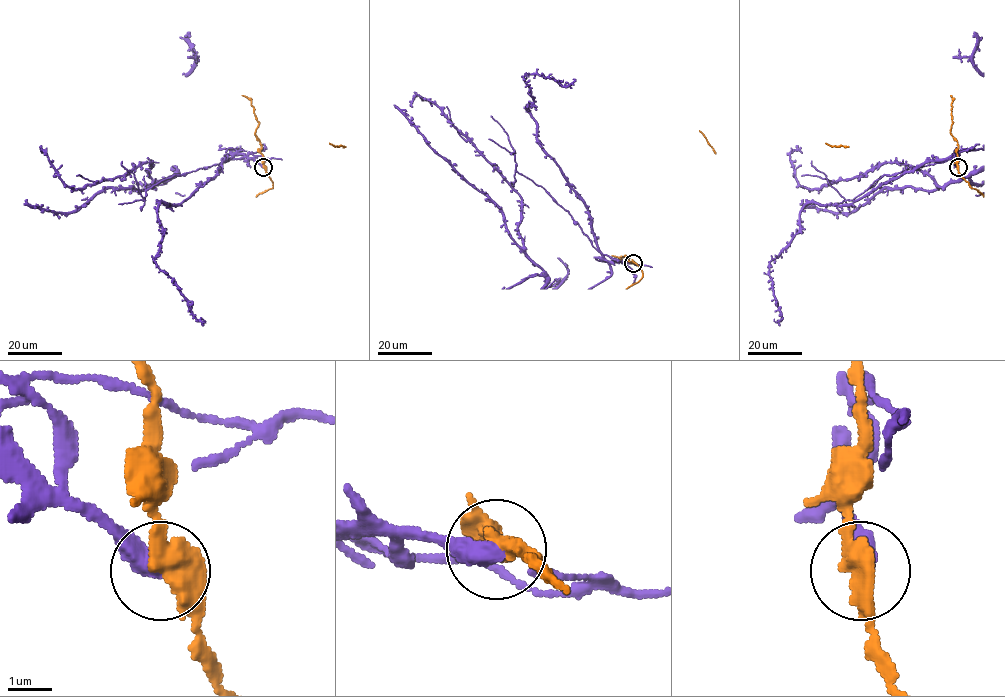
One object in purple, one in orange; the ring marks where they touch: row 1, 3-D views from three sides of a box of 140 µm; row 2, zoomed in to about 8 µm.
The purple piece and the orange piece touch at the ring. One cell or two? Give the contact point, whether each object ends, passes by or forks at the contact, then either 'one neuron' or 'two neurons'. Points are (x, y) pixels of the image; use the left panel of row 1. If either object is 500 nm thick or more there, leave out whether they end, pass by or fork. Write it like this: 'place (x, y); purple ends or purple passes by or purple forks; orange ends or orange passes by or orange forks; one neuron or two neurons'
place (263, 167); purple ends; orange passes by; two neurons

